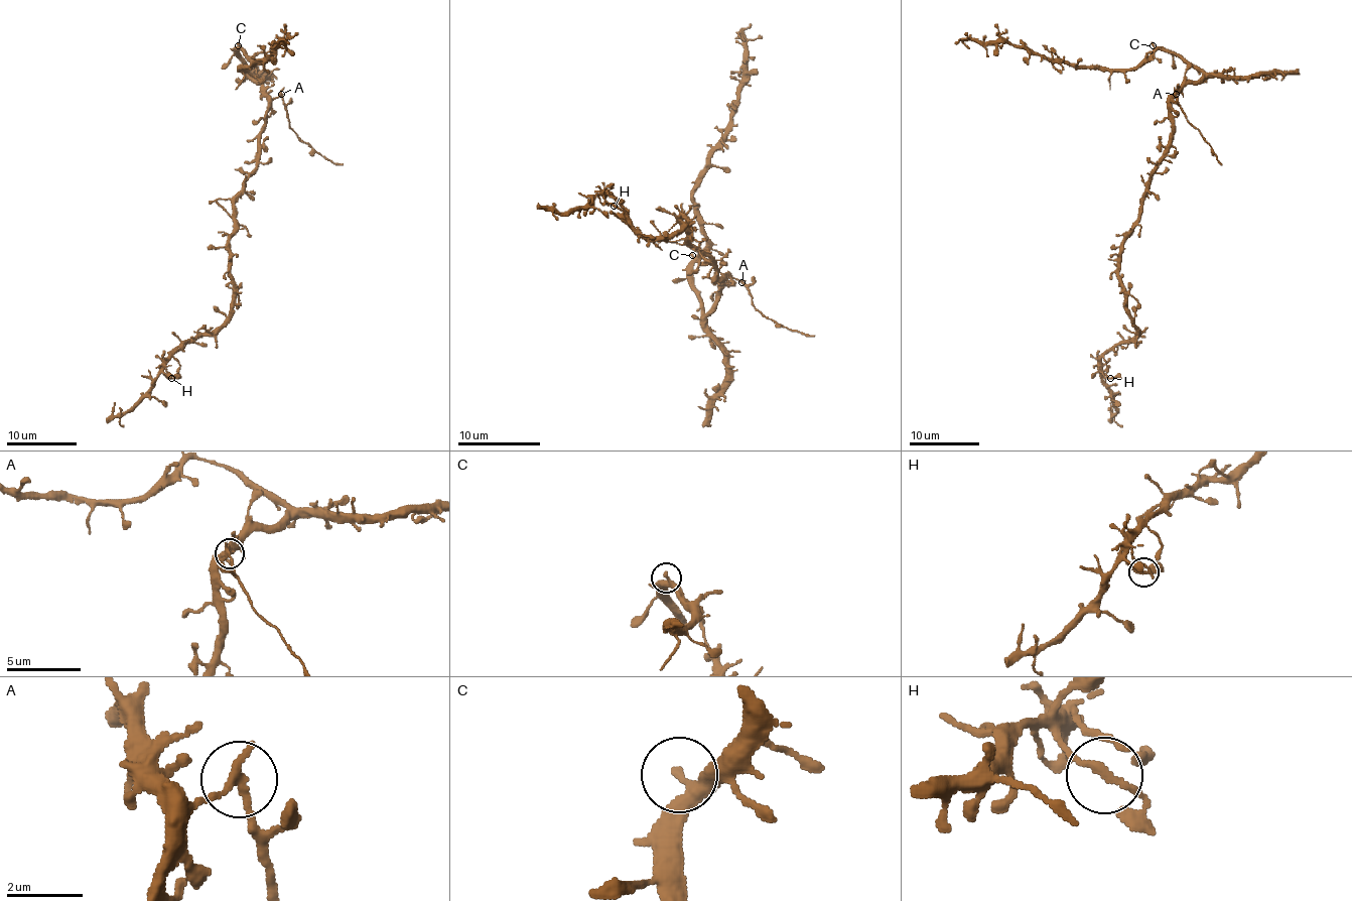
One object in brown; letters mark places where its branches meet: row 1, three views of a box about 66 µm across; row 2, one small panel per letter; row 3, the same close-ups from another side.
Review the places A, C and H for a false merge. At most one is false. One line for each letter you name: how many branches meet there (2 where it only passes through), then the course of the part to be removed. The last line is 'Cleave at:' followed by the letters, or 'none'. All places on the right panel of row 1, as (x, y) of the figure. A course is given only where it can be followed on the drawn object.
A: 2 | (1176, 95), (1186, 119), (1221, 165)
Cleave at: A

